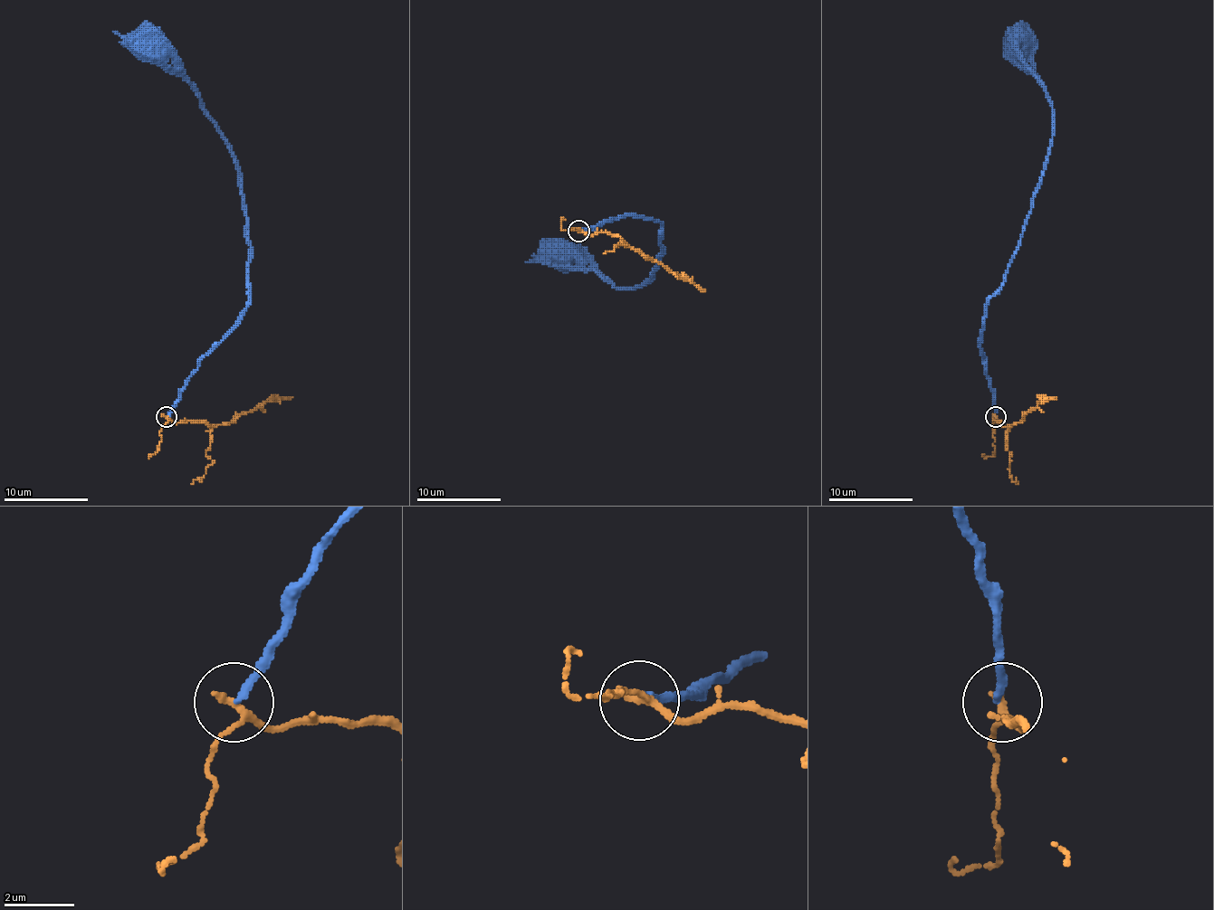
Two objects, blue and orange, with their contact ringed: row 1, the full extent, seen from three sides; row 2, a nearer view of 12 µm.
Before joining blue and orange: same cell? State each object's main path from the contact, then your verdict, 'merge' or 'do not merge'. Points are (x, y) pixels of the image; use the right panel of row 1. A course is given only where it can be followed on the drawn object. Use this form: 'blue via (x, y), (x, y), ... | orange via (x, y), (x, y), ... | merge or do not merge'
blue via (995, 416), (995, 391), (980, 338), (984, 308), (1016, 249), (1050, 144), (1052, 103), (1018, 44) | orange via (995, 416), (999, 422), (1009, 427), (1016, 424), (1041, 402), (1056, 397) | do not merge

